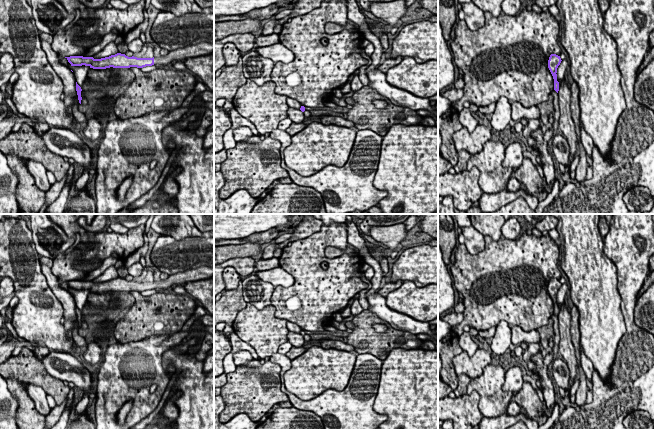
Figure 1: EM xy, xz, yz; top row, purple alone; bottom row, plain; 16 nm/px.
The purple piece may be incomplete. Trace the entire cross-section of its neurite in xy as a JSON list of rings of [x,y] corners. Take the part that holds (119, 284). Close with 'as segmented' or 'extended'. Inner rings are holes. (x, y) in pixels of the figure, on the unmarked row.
[[[201,266],[195,269],[189,269],[184,272],[179,272],[177,274],[169,275],[165,280],[153,281],[153,282],[137,282],[128,281],[125,278],[117,277],[109,281],[94,283],[93,281],[83,281],[83,280],[70,280],[65,281],[71,290],[89,290],[93,293],[106,293],[106,292],[130,292],[137,291],[143,292],[152,289],[171,289],[171,287],[176,285],[185,285],[191,281],[198,281],[209,279],[214,276],[214,268],[208,266]]]; extended

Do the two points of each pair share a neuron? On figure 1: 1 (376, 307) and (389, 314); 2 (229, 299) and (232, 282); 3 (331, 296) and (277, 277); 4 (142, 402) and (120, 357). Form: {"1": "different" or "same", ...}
{"1": "same", "2": "different", "3": "different", "4": "same"}

